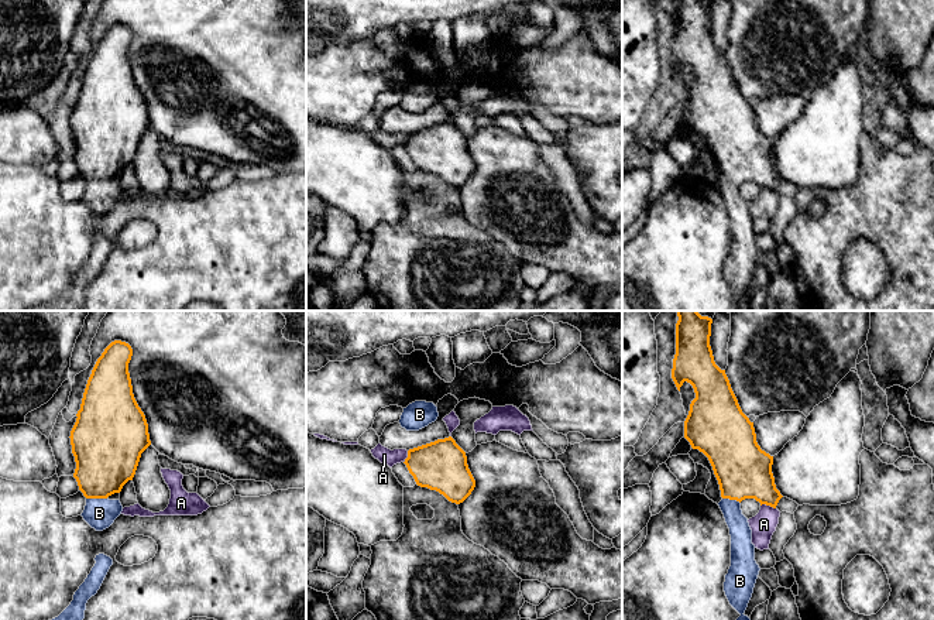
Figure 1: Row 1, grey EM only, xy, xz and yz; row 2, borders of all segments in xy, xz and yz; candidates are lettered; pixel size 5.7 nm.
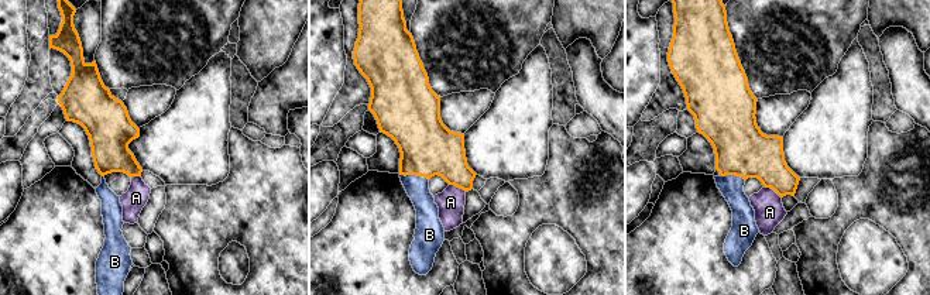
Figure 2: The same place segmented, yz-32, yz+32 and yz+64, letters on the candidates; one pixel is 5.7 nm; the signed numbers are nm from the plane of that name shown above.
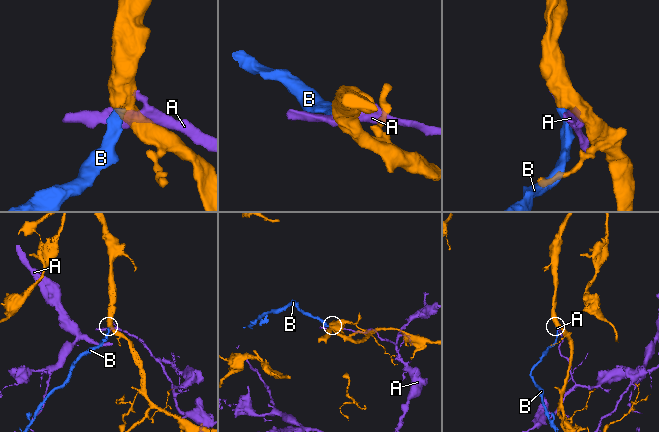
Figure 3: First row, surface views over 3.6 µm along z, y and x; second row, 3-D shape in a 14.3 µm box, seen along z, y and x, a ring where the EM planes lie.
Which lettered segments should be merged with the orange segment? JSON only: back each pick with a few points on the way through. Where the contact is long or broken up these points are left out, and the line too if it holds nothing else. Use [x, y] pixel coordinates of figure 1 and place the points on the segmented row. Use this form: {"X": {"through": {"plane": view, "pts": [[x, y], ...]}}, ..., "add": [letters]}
{"B": {"through": {"plane": "xy", "pts": [[106, 455], [96, 497], [99, 513]]}}, "add": ["B"]}

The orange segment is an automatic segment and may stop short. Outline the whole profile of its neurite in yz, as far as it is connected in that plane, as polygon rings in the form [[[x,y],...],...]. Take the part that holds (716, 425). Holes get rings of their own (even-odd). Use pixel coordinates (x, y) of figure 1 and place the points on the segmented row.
[[[677,311],[677,316],[672,378],[679,391],[687,381],[696,393],[684,421],[684,438],[693,449],[698,449],[708,458],[718,480],[722,497],[718,506],[731,535],[731,566],[725,575],[724,592],[729,604],[741,614],[736,620],[751,620],[744,613],[752,597],[760,568],[755,561],[752,530],[748,518],[742,514],[741,501],[755,499],[760,506],[766,504],[776,508],[783,496],[775,484],[773,456],[758,445],[753,422],[742,412],[725,370],[721,370],[714,362],[710,346],[712,319],[701,316],[697,311]]]

